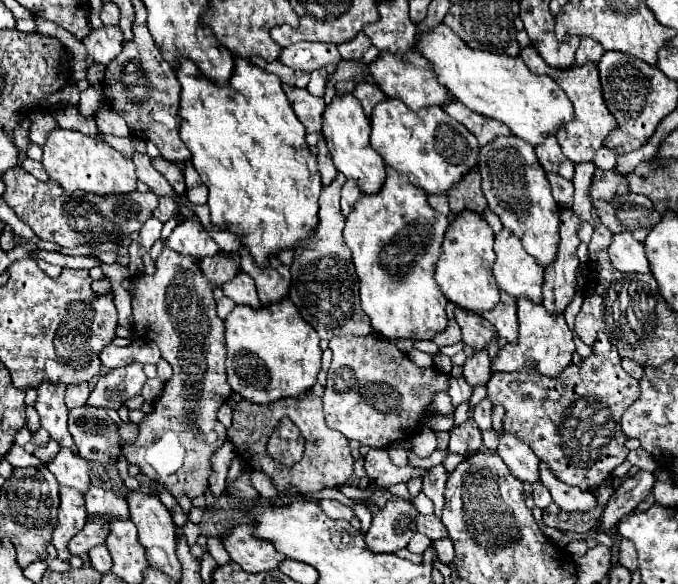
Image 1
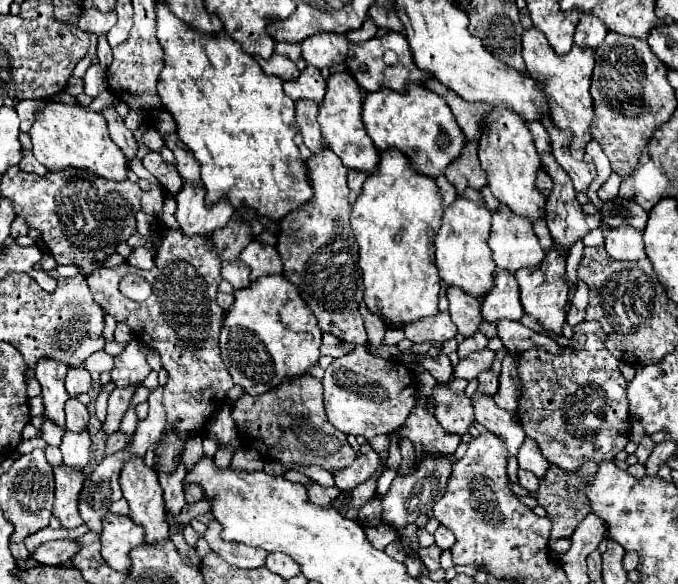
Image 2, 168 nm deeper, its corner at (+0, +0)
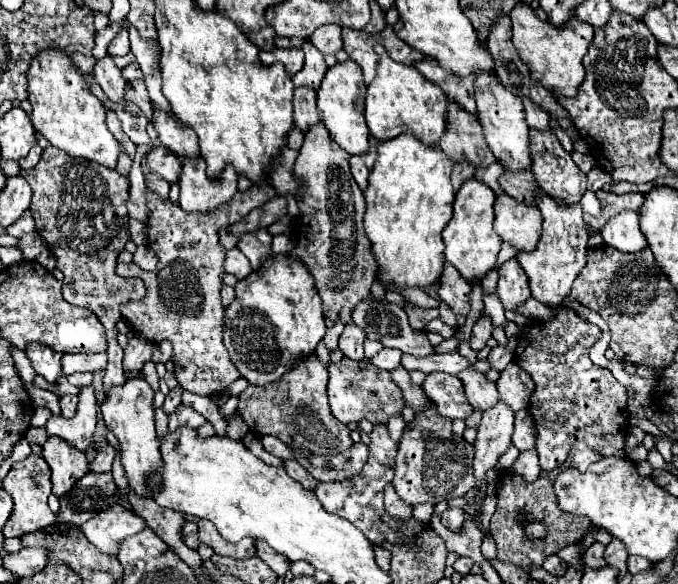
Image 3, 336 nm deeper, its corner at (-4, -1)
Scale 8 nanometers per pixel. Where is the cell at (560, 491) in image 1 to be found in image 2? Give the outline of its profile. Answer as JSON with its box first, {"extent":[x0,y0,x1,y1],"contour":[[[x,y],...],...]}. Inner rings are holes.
{"extent":[518,439,550,479],"contour":[[[526,439],[526,445],[522,445],[522,449],[518,451],[518,465],[520,469],[526,469],[526,471],[532,471],[538,479],[544,479],[546,477],[546,471],[550,467],[548,459],[540,453],[540,447],[536,441],[532,439]]]}

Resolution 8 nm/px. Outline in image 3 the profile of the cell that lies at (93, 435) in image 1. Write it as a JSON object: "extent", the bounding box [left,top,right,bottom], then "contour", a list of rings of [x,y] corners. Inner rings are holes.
{"extent":[60,396,78,418],"contour":[[[62,396],[60,398],[60,408],[62,408],[64,418],[72,418],[74,416],[76,404],[78,404],[78,396]]]}

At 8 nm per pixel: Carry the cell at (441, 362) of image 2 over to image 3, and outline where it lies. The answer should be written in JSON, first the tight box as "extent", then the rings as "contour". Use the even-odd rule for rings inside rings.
{"extent":[352,292,434,358],"contour":[[[372,292],[354,306],[352,322],[366,332],[368,340],[378,340],[384,348],[396,348],[396,350],[402,350],[404,354],[412,354],[418,358],[434,352],[432,344],[426,338],[426,332],[418,332],[408,324],[404,308],[400,308],[398,304],[390,304],[386,298],[374,298]]]}

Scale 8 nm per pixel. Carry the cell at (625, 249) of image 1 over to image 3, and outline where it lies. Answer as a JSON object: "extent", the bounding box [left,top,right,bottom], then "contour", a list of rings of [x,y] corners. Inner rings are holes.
{"extent":[600,210,648,252],"contour":[[[624,210],[624,212],[612,216],[600,228],[600,234],[608,246],[614,246],[620,252],[638,252],[648,246],[646,238],[640,232],[638,218],[630,210]]]}

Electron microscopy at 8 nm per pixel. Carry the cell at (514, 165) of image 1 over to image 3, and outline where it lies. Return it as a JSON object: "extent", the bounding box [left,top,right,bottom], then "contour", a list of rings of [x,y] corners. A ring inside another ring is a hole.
{"extent":[474,70,530,170],"contour":[[[478,70],[474,80],[476,90],[476,106],[478,106],[478,120],[484,128],[484,136],[488,146],[492,148],[494,156],[502,162],[504,170],[528,170],[530,168],[530,152],[528,152],[528,124],[522,110],[522,100],[512,94],[496,74]]]}

